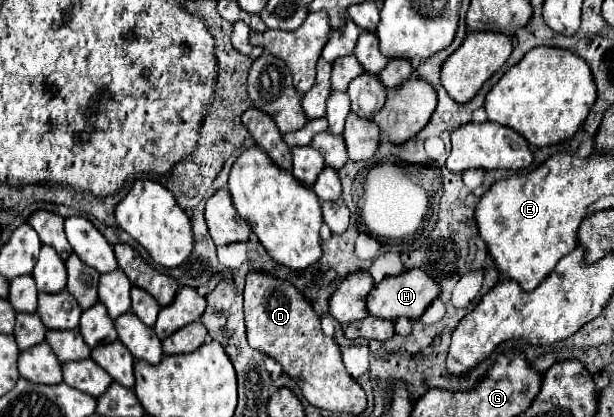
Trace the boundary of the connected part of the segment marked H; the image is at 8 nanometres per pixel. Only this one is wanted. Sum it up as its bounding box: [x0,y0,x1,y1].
[367,269,441,319]

